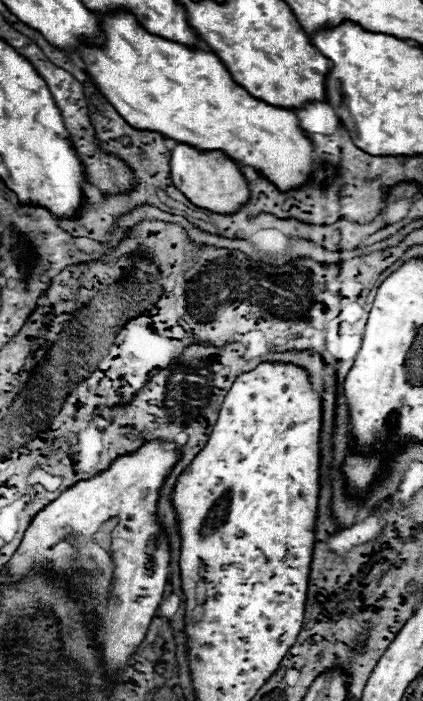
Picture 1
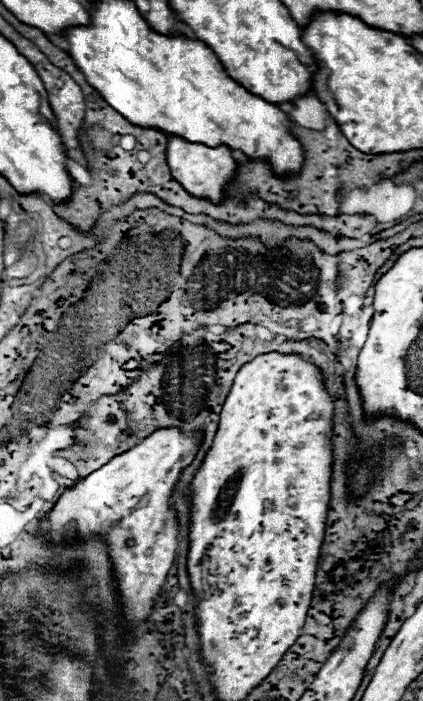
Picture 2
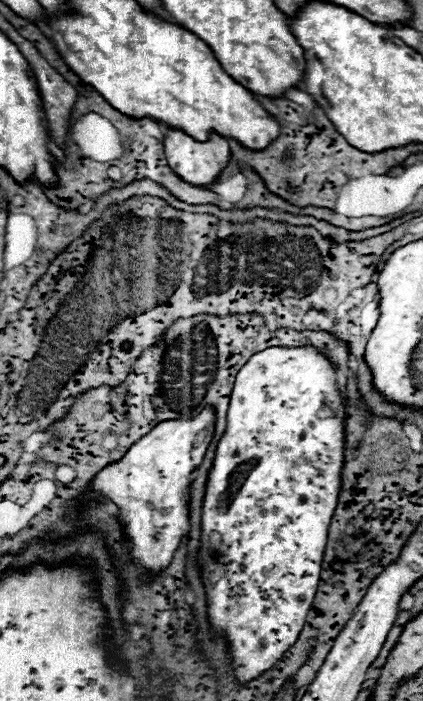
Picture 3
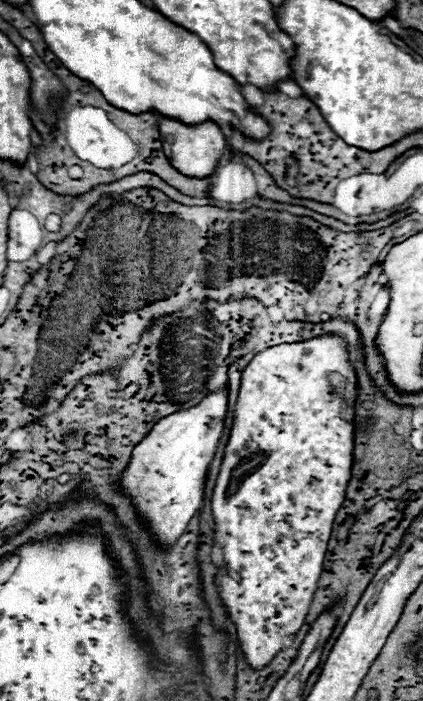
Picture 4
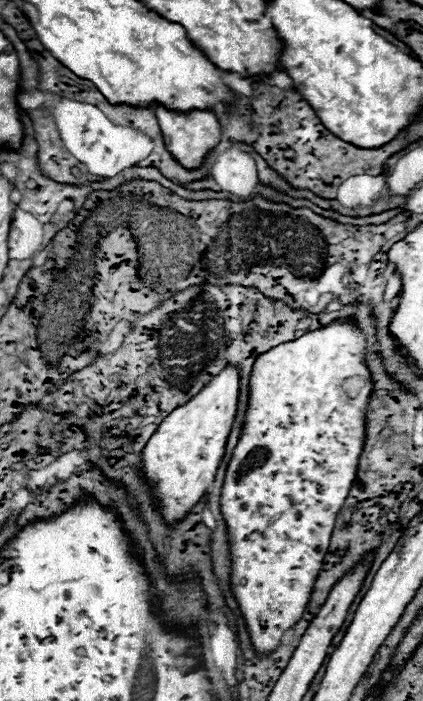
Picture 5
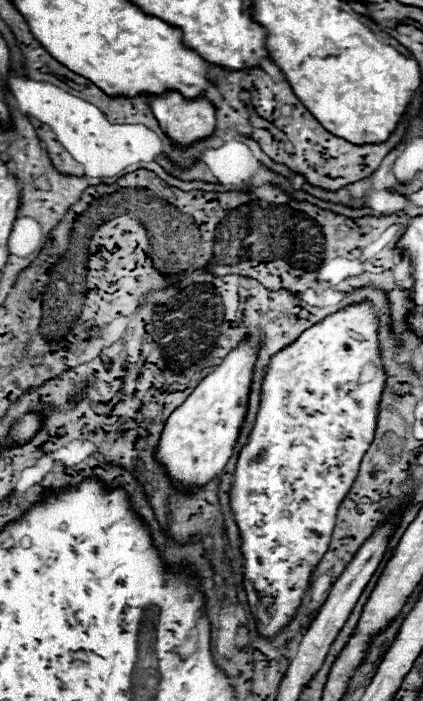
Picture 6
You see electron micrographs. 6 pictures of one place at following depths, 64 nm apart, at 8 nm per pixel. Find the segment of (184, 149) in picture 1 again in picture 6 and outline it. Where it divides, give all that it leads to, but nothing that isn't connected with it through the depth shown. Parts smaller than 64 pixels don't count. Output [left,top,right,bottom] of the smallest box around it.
[148,92,216,148]

